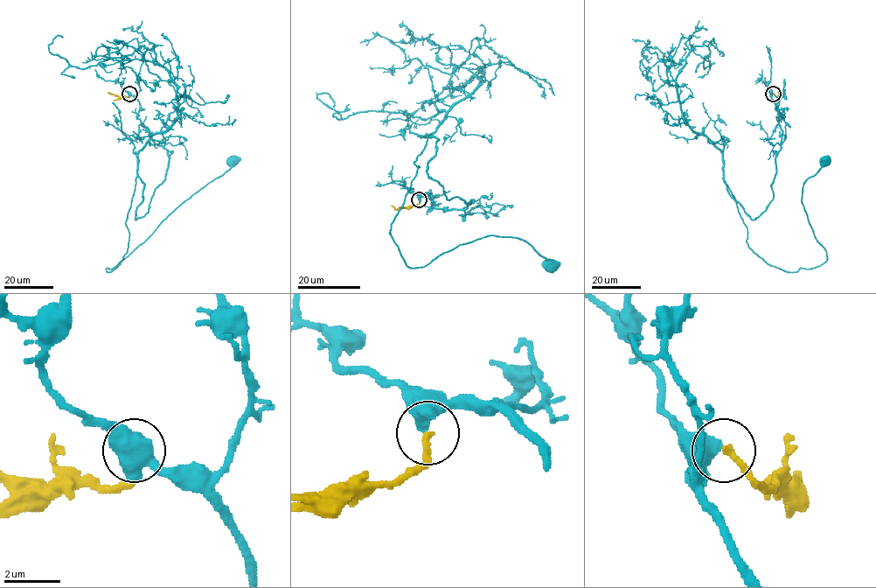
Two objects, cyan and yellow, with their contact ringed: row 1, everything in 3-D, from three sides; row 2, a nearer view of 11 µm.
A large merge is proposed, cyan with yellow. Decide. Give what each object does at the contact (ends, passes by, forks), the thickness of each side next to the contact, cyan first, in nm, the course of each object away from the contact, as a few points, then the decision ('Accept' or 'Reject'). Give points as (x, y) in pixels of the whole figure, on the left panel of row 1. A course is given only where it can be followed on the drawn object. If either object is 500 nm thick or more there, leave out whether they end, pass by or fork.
Thickness 550 nm (cyan) against 260 nm. Course of cyan: (129, 93), (168, 169), (136, 220), (135, 178), (128, 251), (107, 272), (232, 160). Course of yellow: (129, 94), (121, 97), (107, 93). Reject

